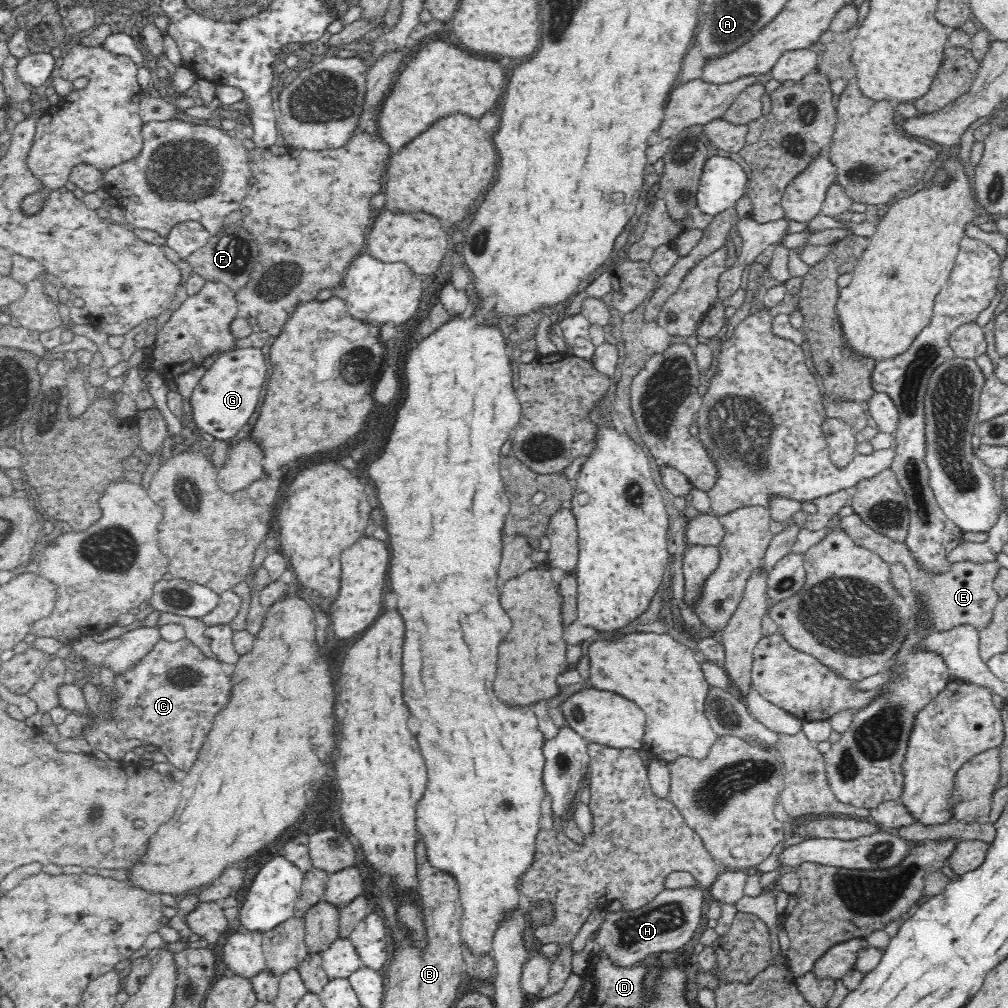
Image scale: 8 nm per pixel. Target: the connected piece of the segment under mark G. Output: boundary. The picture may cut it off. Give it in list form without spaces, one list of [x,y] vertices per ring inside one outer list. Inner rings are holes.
[[[248,347],[232,350],[216,359],[195,386],[190,397],[193,426],[216,439],[228,441],[254,414],[262,384],[266,380],[266,356],[260,348]]]

